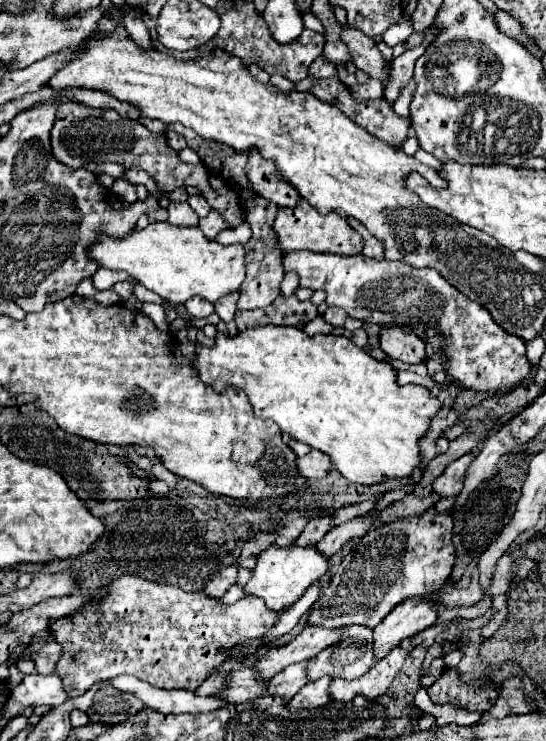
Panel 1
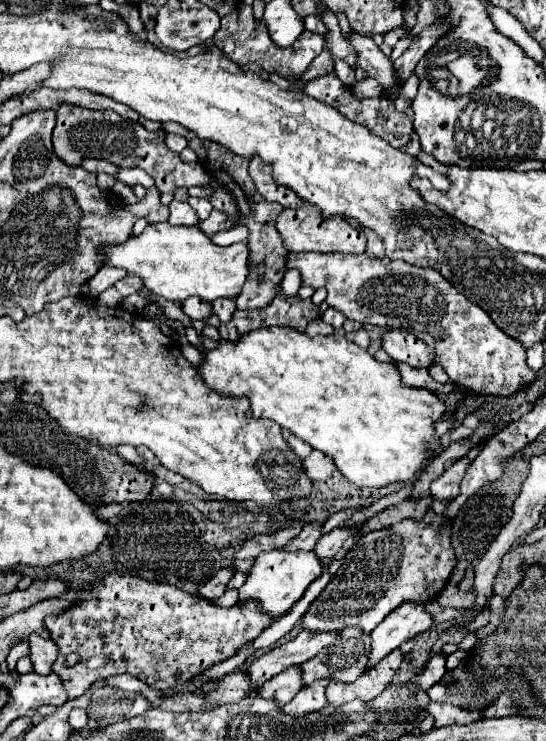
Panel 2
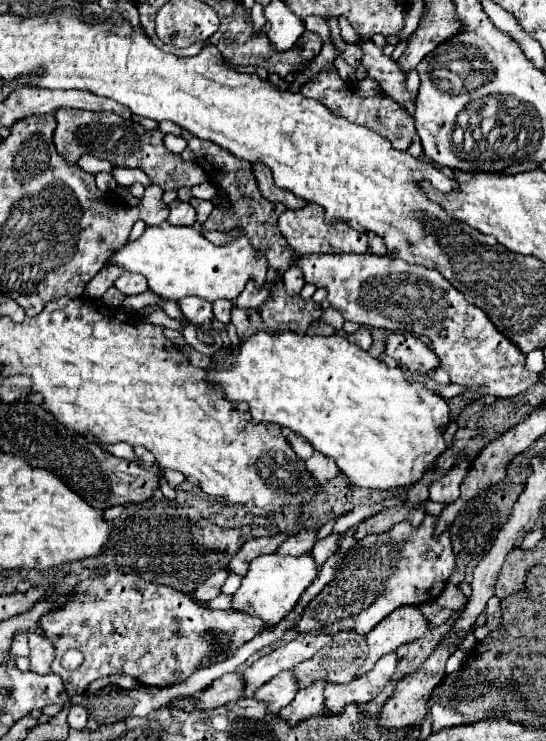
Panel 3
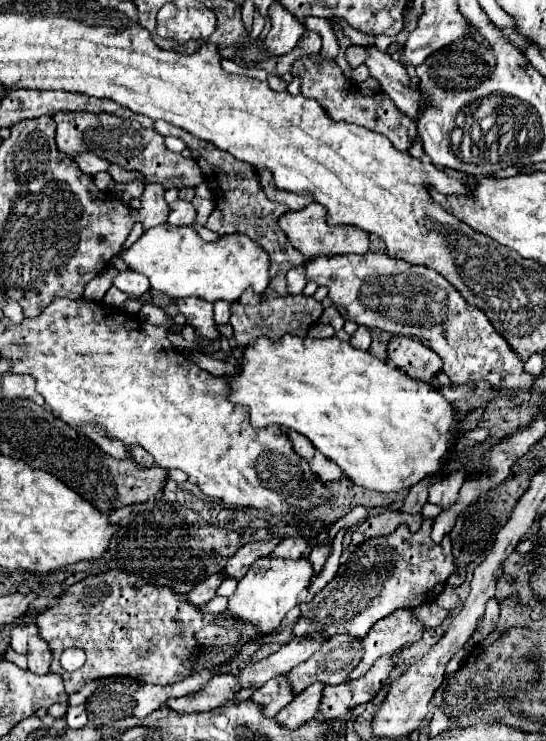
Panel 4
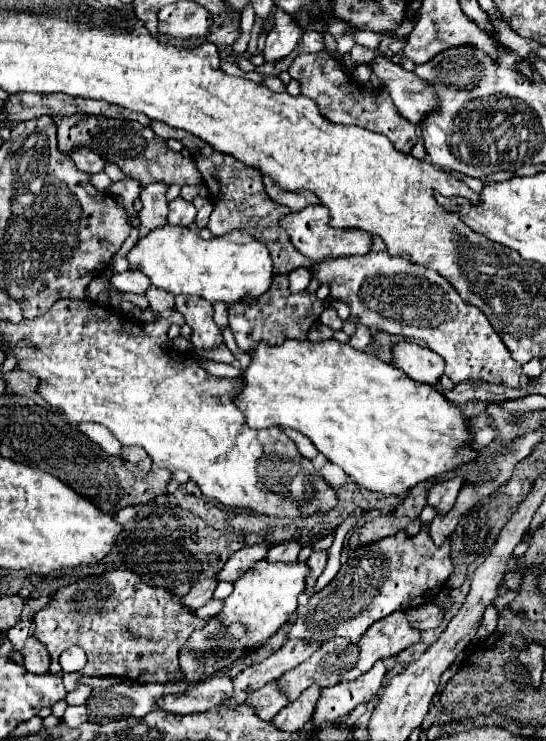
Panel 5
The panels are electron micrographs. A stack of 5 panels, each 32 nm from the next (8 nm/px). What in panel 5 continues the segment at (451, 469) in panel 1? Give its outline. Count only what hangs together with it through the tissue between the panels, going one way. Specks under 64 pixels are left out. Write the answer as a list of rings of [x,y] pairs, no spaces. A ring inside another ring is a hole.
[[[450,478],[450,480],[444,480],[444,482],[436,482],[428,490],[426,504],[432,506],[438,512],[438,516],[446,516],[450,512],[450,508],[454,506],[460,488],[462,488],[460,478]]]

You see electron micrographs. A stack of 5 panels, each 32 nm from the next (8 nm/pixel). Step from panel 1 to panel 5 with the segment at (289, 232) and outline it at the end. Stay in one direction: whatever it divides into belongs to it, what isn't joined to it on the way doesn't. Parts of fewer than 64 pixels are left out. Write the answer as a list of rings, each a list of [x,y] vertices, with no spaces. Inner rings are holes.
[[[322,204],[308,206],[300,212],[288,214],[280,226],[288,232],[292,244],[310,260],[322,262],[328,258],[340,258],[340,256],[364,256],[372,248],[372,234],[368,232],[356,232],[356,230],[338,230],[330,226],[330,212]]]

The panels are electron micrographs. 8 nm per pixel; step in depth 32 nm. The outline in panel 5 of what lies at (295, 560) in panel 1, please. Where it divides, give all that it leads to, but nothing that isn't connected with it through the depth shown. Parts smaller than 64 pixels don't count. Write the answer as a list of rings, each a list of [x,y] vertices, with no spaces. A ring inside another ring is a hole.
[[[256,562],[242,578],[234,582],[232,594],[224,600],[224,608],[208,620],[208,624],[190,634],[190,640],[182,646],[180,664],[186,664],[184,680],[204,680],[216,676],[220,670],[230,668],[242,656],[262,648],[276,630],[288,620],[288,614],[296,610],[298,596],[304,590],[304,578],[308,566],[304,562]],[[198,654],[214,656],[214,660],[198,660]]]

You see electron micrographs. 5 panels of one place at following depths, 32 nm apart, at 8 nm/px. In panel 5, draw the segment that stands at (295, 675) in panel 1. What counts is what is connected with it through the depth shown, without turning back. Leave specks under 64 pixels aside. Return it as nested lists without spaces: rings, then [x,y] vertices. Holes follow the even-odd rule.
[[[276,682],[266,684],[264,688],[252,692],[246,700],[248,706],[252,706],[256,710],[258,716],[262,716],[262,720],[272,720],[286,704],[288,698],[276,688]]]

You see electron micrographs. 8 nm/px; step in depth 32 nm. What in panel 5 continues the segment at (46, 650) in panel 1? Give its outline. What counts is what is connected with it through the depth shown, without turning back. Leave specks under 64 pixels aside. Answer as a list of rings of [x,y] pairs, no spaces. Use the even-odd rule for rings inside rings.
[[[28,636],[24,648],[22,648],[22,658],[24,658],[24,666],[28,668],[28,672],[34,672],[34,674],[44,674],[48,672],[48,666],[50,666],[50,656],[44,648],[44,644],[36,642],[34,636]]]

